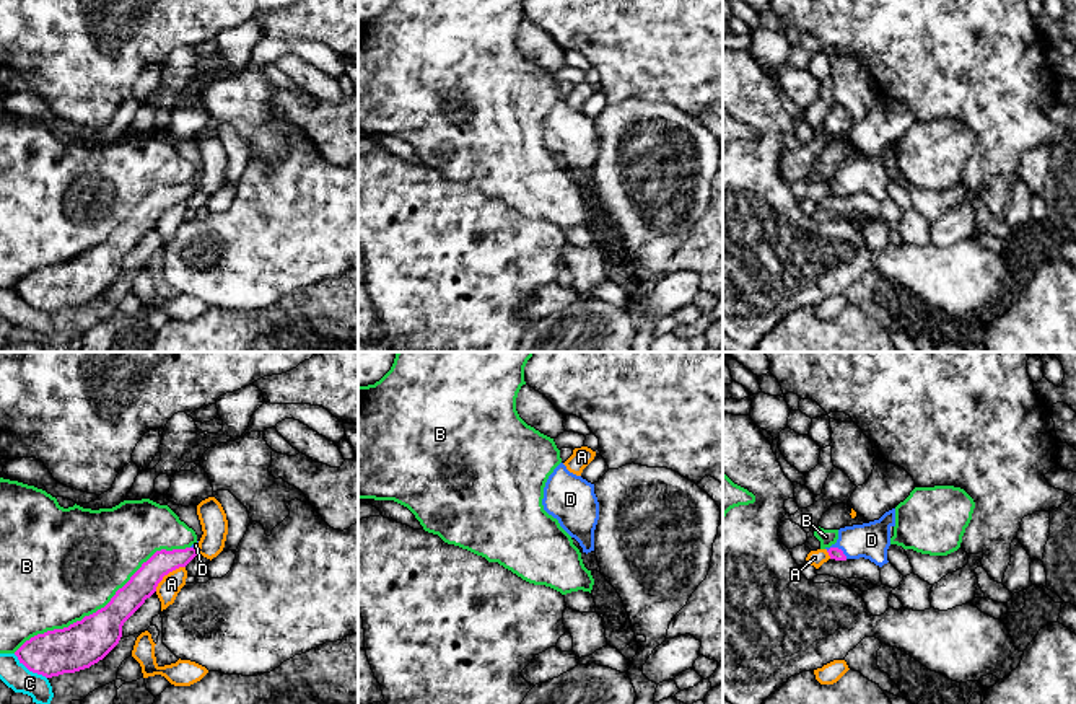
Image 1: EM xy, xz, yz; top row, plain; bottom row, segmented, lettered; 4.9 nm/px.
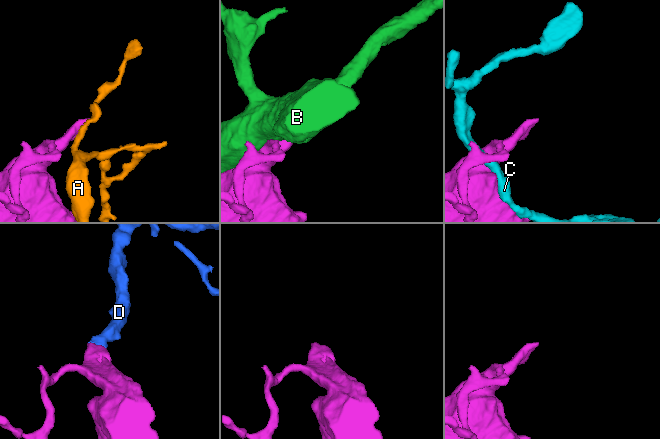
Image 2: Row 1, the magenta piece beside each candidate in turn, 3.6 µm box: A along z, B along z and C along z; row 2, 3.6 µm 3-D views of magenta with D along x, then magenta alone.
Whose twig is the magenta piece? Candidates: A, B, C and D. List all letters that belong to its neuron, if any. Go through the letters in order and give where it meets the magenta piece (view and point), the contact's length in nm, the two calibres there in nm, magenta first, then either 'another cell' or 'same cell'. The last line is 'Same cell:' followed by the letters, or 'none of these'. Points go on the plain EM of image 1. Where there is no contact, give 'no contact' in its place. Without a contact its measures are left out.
A: xy (166, 209) | 200 nm | 140/110 nm | another cell
B: xy (104, 242) | 1000 nm | 220/480 nm | another cell
C: xy (30, 305) | 200 nm | 220/140 nm | another cell
D: yz (837, 183) | 110 nm | 60/180 nm | same cell
Same cell: D

